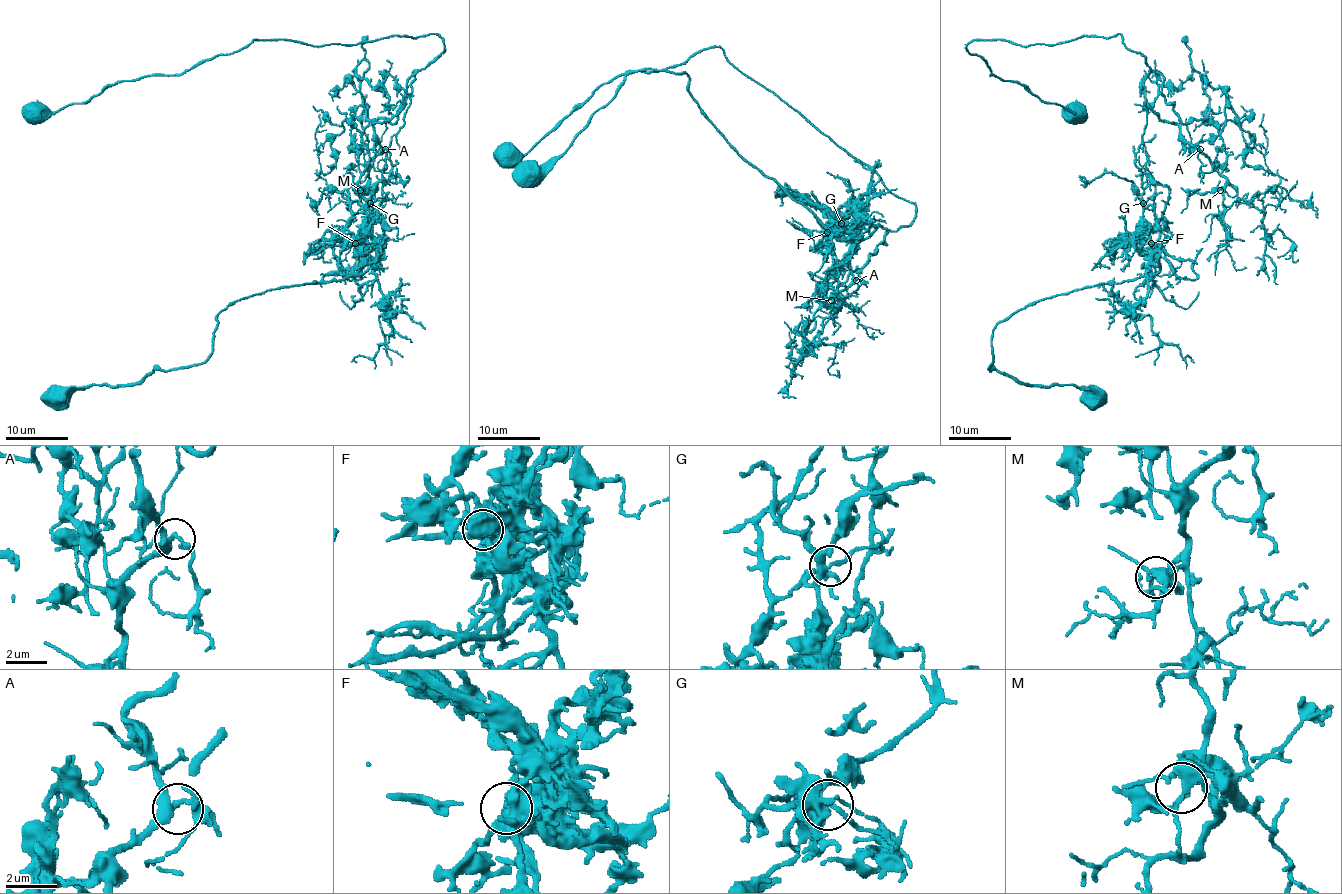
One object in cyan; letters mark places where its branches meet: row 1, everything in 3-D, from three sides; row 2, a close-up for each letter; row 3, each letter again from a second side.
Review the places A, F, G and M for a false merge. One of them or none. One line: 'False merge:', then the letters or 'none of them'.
False merge: G

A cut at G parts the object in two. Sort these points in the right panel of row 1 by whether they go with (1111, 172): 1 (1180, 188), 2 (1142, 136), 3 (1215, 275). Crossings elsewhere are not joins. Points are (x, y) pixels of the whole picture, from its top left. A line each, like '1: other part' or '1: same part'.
1: other part
2: other part
3: other part

